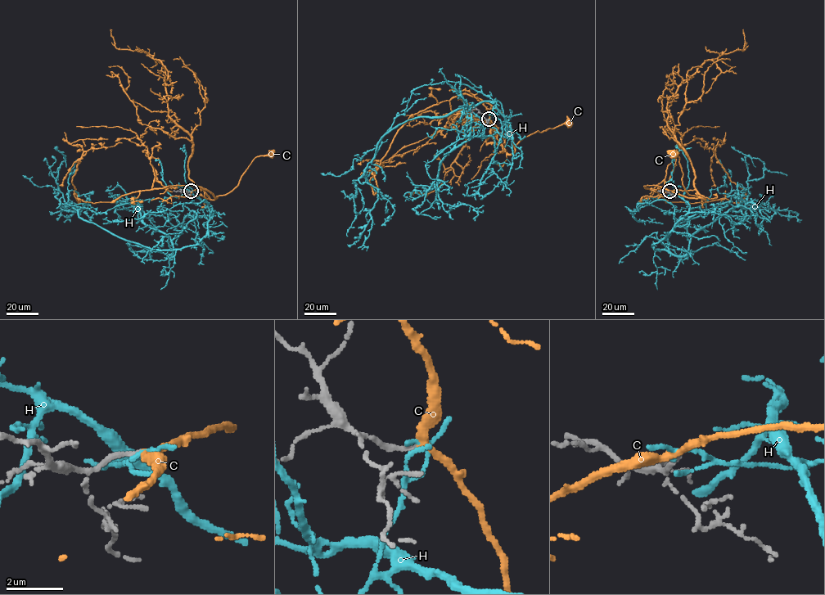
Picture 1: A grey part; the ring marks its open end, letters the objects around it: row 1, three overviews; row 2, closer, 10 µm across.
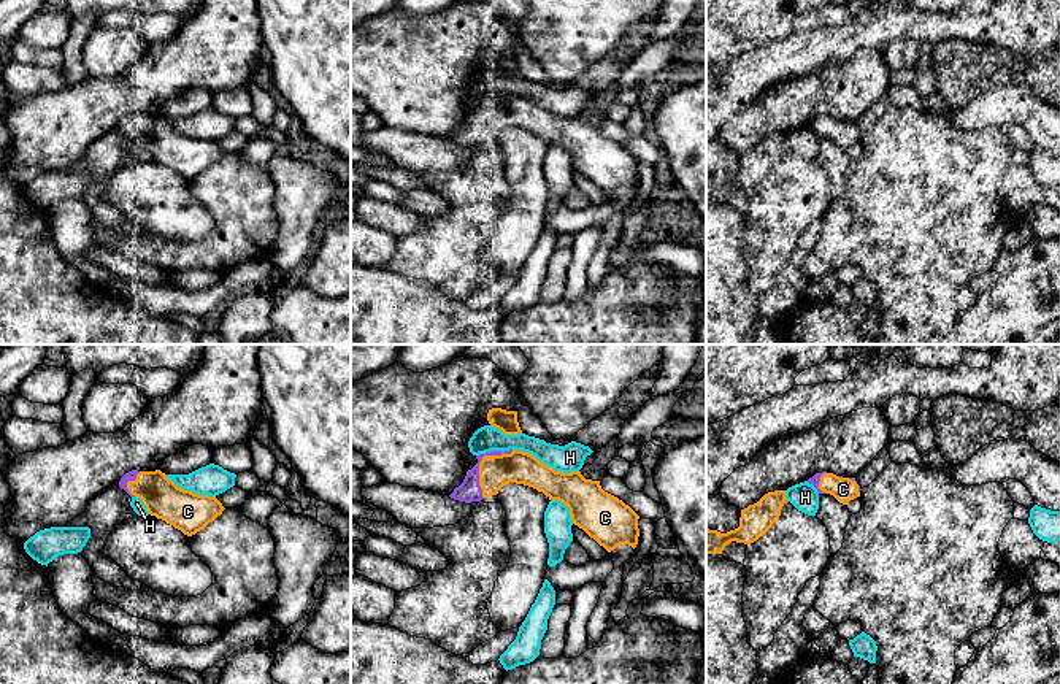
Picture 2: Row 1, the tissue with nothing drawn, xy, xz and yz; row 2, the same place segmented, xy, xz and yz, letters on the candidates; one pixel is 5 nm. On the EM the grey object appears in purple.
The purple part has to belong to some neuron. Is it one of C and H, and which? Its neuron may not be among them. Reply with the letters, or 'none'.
C

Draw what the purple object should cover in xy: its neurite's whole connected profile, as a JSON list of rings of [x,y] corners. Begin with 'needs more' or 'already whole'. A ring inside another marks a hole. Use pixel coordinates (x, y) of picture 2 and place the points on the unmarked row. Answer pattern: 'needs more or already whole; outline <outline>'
needs more; outline [[[160,114],[125,117],[119,132],[143,144],[148,157],[165,165],[184,179],[203,175],[225,154],[216,141],[198,140],[178,132]]]

